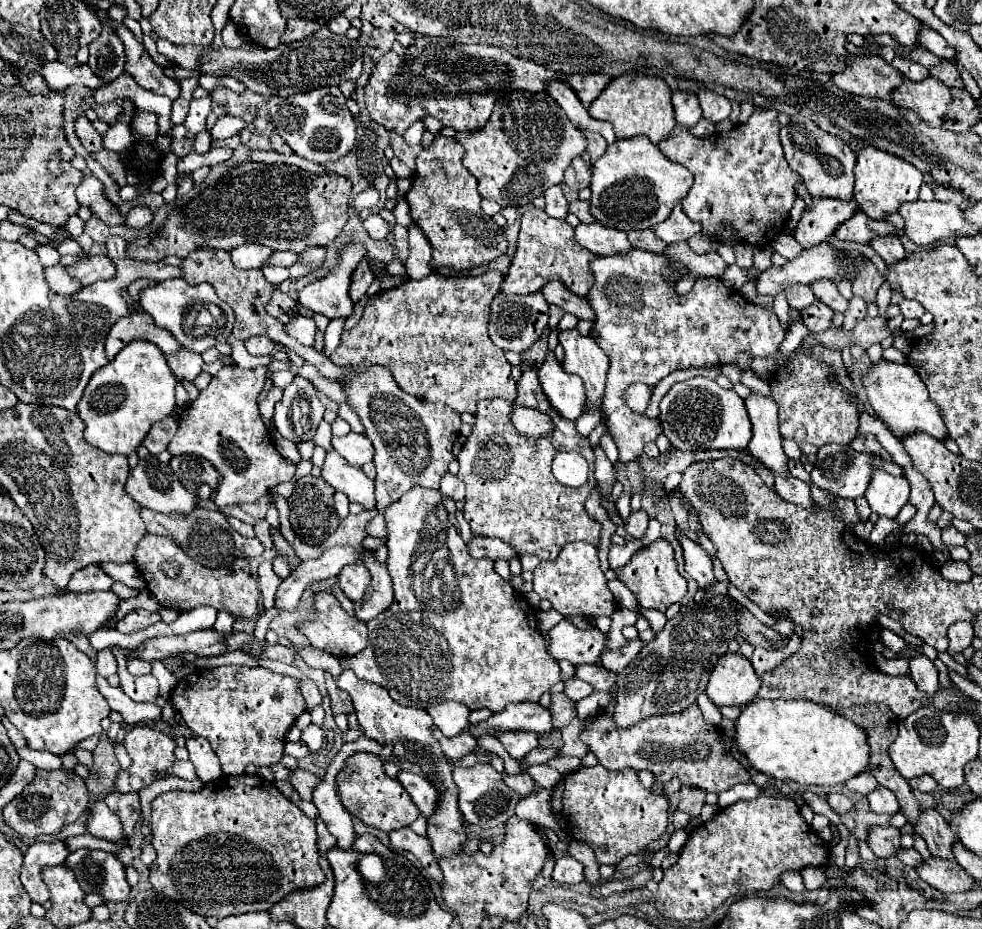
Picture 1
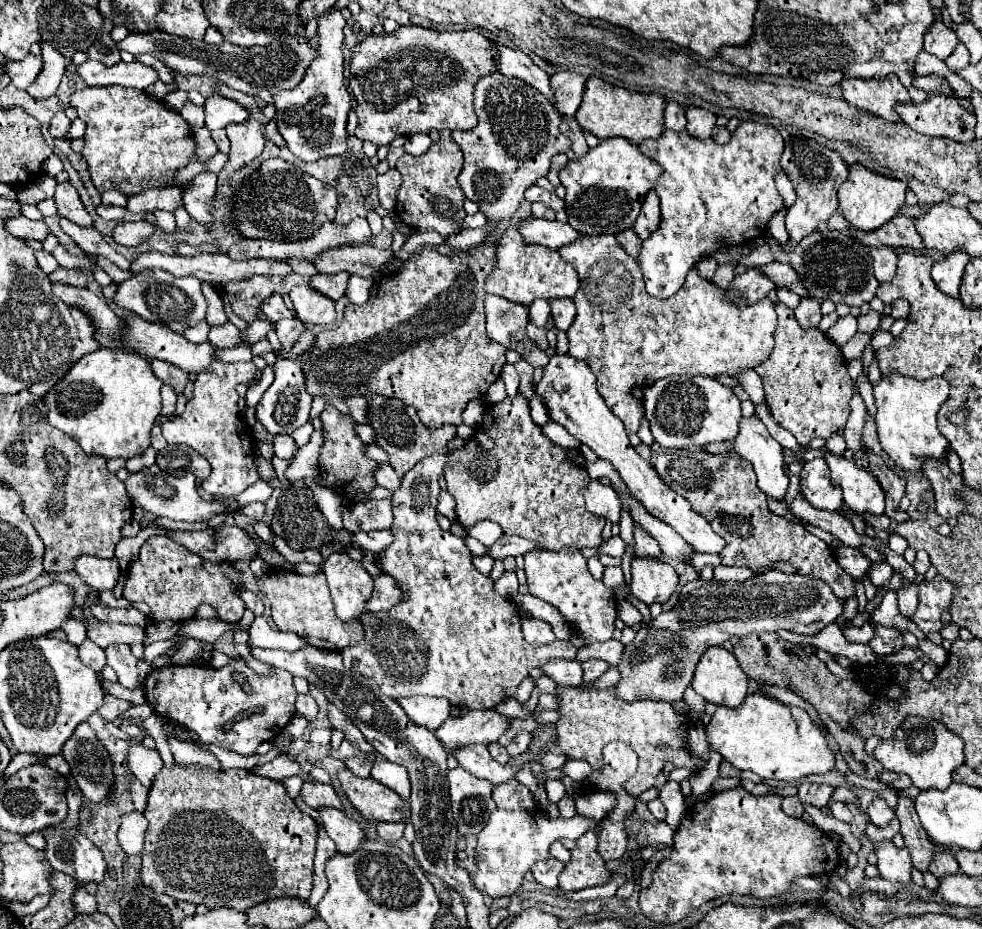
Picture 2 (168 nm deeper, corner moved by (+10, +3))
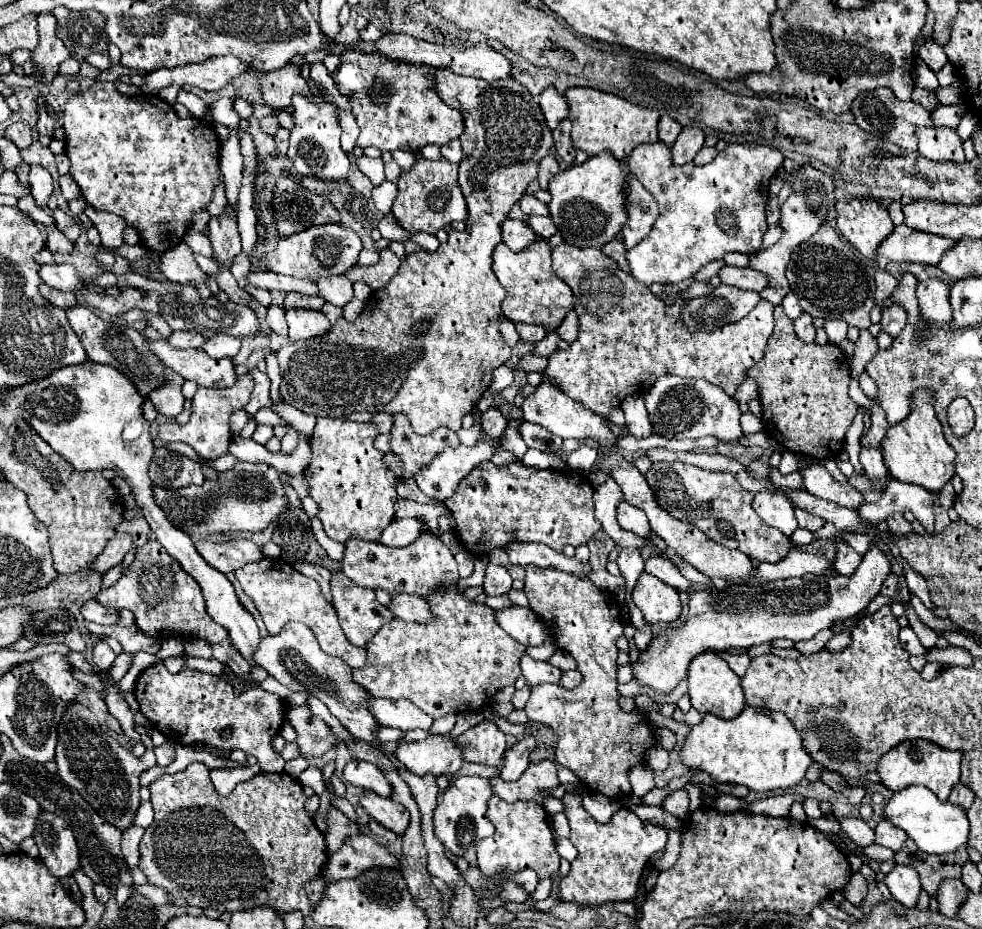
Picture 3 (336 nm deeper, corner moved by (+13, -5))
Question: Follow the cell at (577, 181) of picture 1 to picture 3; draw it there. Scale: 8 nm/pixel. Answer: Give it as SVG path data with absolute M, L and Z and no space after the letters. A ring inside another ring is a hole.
M552 154L546 156L546 158L540 162L540 166L538 166L538 182L540 182L540 188L542 188L542 190L548 190L550 178L556 176L558 172L560 172L558 160L556 160Z

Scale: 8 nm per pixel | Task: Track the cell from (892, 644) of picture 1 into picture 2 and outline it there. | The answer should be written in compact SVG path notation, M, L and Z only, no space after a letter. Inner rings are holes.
M869 624L849 626L843 628L843 636L847 642L869 642L869 638L873 638L873 628Z

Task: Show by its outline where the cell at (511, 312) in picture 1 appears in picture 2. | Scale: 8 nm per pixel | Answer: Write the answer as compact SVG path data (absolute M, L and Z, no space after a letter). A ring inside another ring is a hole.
M489 294L485 300L485 314L487 314L487 336L491 340L517 350L523 356L523 360L527 360L531 366L543 368L549 362L549 356L537 346L533 346L533 342L527 338L525 332L525 326L529 322L527 306L519 306L515 302Z

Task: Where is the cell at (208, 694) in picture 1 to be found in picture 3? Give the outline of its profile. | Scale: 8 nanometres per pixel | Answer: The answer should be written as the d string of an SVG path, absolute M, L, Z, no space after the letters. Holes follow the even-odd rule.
M166 638L166 642L162 642L162 650L158 654L158 662L148 666L140 678L136 680L136 688L134 688L134 696L140 704L140 712L162 732L166 734L170 740L182 744L182 746L190 746L192 742L200 742L200 744L208 744L220 752L224 752L226 756L234 750L244 750L250 756L258 758L258 764L262 768L262 772L284 772L284 760L280 754L274 752L272 748L272 738L278 736L282 724L284 724L284 704L282 698L278 694L270 694L258 686L250 686L242 692L236 692L234 686L230 682L226 682L226 678L220 676L212 676L212 674L204 674L198 670L180 670L178 674L170 674L164 666L162 660L168 656L182 656L184 654L184 646L182 640L178 638Z

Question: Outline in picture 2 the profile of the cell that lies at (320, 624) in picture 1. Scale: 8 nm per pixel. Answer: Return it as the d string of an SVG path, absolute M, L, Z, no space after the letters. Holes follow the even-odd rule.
M269 568L269 572L265 576L257 578L257 586L269 598L271 618L281 632L295 632L305 642L309 642L313 646L321 646L325 650L333 650L333 652L341 652L347 646L355 646L365 636L359 620L341 622L335 616L333 600L331 600L325 576L321 572L303 576L293 570Z

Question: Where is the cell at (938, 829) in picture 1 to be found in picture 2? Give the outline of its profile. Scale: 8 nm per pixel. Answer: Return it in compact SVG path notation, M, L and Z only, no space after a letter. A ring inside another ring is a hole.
M939 852L929 868L929 872L935 876L935 878L943 878L947 874L957 874L959 872L959 864L957 860L953 858L953 854L943 854Z

